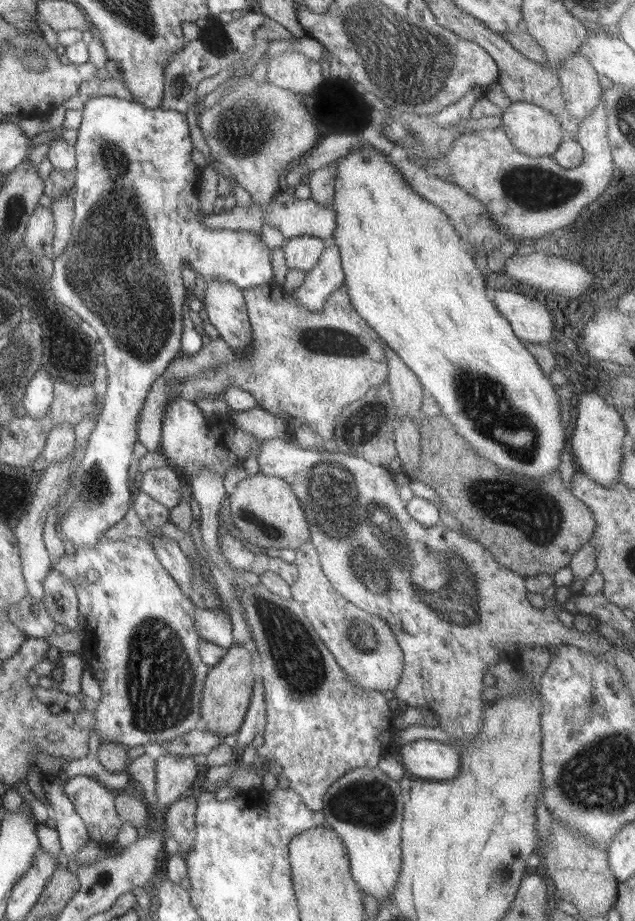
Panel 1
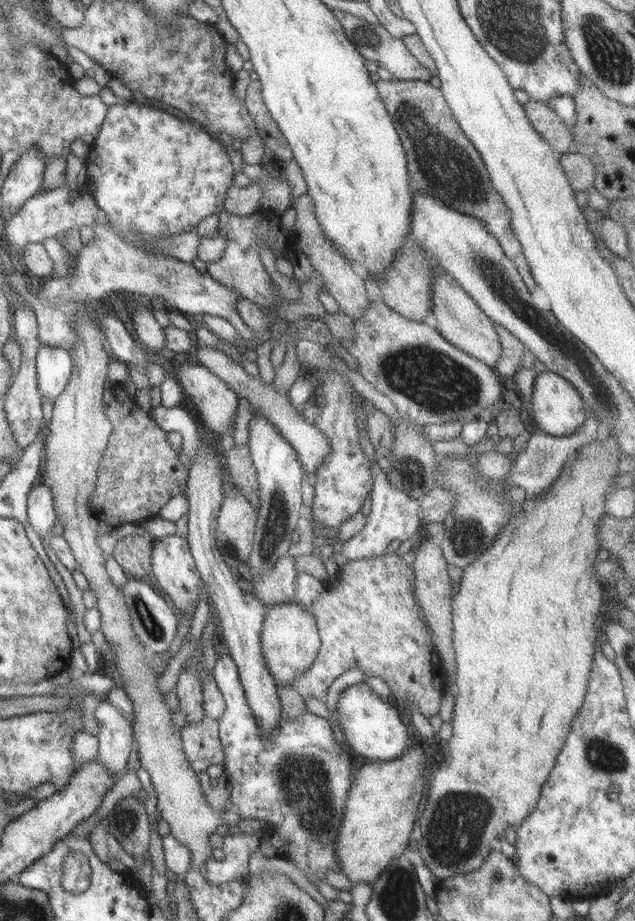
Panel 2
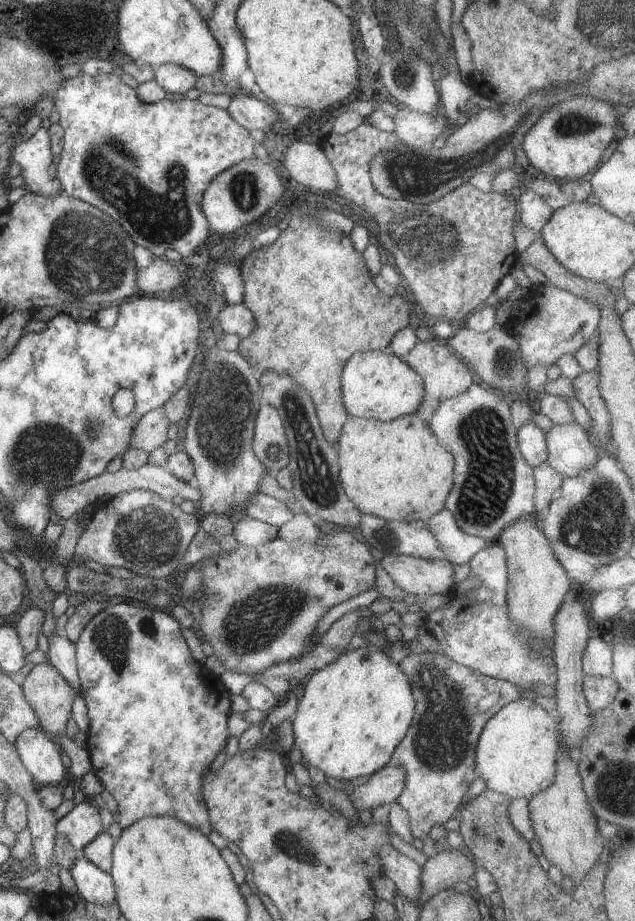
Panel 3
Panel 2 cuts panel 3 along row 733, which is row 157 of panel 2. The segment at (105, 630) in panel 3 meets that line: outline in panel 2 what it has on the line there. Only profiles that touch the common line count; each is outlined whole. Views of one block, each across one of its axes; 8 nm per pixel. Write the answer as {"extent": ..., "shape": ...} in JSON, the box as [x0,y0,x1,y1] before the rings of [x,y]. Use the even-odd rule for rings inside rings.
{"extent":[85,100,235,240],"shape":[[[131,100],[120,101],[108,109],[106,120],[104,120],[98,136],[90,144],[86,161],[87,179],[85,187],[88,189],[89,194],[94,197],[96,204],[101,208],[102,212],[108,216],[109,224],[116,231],[135,235],[140,240],[156,240],[156,238],[182,235],[196,229],[200,224],[200,220],[206,218],[206,216],[218,214],[224,208],[224,195],[226,195],[228,187],[232,185],[232,178],[234,178],[235,173],[235,168],[232,166],[232,162],[230,162],[228,153],[224,150],[223,143],[217,137],[206,132],[200,126],[185,120],[170,109],[154,104],[141,105]]]}

